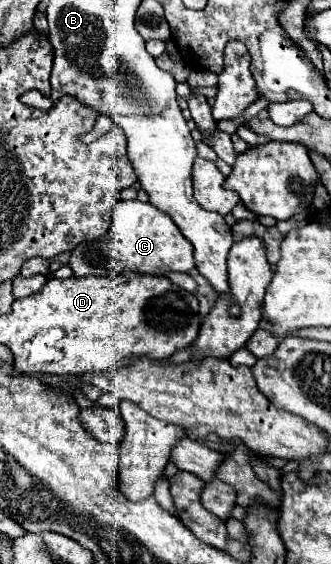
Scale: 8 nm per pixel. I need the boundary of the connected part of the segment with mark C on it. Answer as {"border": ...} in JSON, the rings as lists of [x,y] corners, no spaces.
{"border":[[[119,200],[109,232],[97,240],[77,244],[77,248],[71,250],[69,266],[75,276],[115,276],[123,270],[167,276],[169,272],[189,272],[195,260],[191,242],[185,240],[167,214],[159,212],[149,202]]]}

